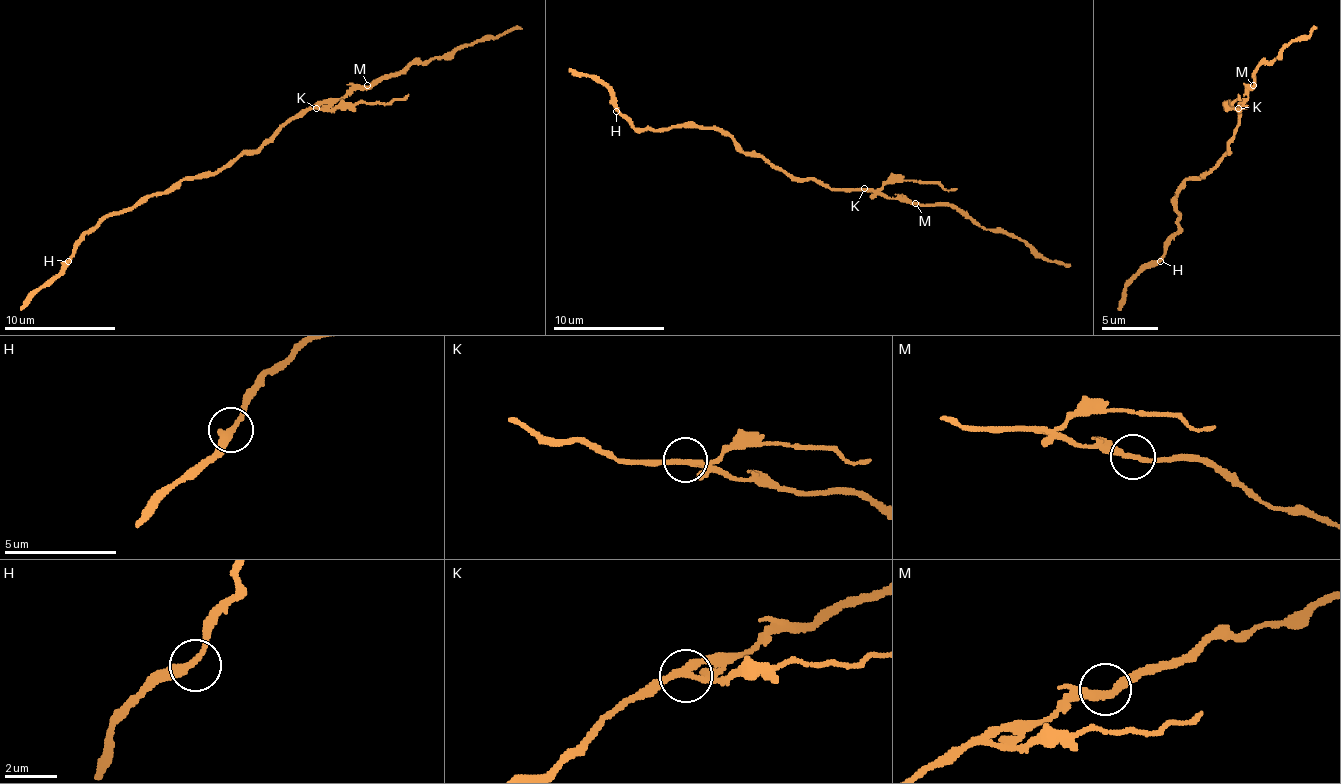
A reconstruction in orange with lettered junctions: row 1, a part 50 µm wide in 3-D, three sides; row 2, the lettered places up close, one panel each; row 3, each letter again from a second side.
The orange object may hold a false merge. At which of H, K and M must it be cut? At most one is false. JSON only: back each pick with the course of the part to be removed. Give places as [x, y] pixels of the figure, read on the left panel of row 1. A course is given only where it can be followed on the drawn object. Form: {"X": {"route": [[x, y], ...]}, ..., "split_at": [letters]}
{"K": {"route": [[316, 107], [330, 110], [347, 105], [384, 102], [409, 93]]}, "split_at": ["K"]}

